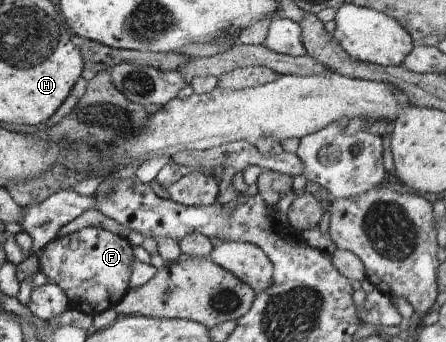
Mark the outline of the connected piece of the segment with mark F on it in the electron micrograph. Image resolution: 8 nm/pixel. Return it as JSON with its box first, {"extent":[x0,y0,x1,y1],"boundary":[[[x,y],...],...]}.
{"extent":[39,227,134,313],"boundary":[[[86,227],[66,236],[57,235],[46,243],[40,256],[39,272],[48,278],[48,283],[62,289],[72,308],[91,304],[94,312],[100,313],[114,308],[129,290],[134,258],[133,245],[127,239],[104,228]]]}

